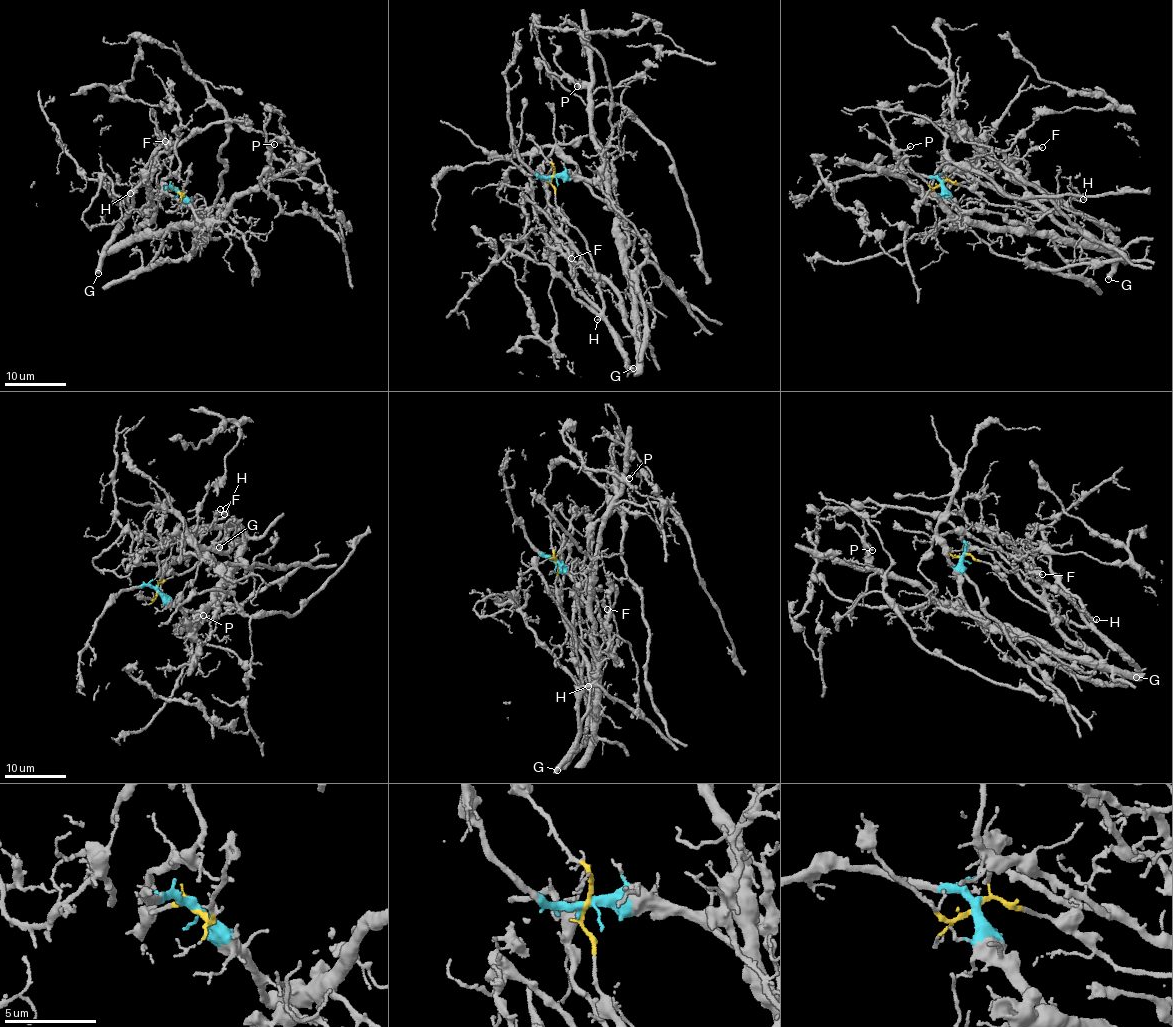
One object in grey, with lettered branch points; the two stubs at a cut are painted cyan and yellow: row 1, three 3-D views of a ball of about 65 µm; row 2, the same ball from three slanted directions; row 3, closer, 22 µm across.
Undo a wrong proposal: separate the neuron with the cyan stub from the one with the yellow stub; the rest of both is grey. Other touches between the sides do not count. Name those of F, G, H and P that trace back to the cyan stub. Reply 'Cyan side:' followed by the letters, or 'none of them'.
Cyan side: P

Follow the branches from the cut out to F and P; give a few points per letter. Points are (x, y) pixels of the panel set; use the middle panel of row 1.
F: (551, 177), (557, 212), (584, 239), (602, 309), (582, 291), (569, 261), (573, 249), (569, 243), (571, 258)
P: (551, 177), (590, 178), (602, 170), (587, 107), (588, 91), (572, 82), (577, 86)

